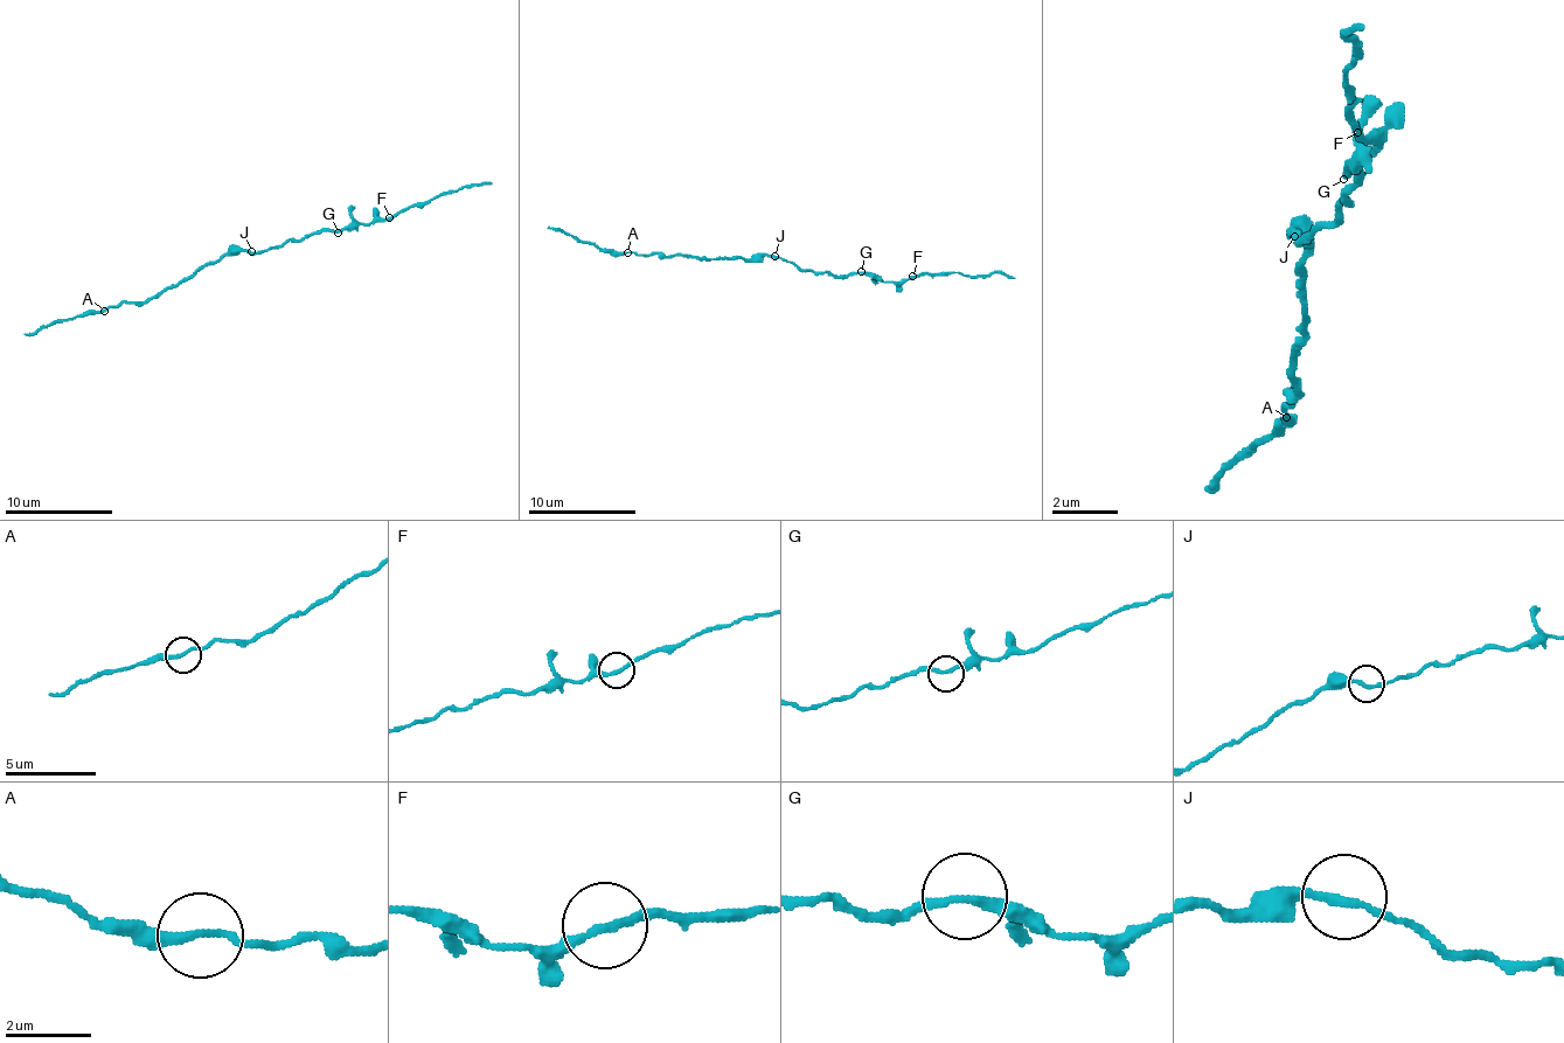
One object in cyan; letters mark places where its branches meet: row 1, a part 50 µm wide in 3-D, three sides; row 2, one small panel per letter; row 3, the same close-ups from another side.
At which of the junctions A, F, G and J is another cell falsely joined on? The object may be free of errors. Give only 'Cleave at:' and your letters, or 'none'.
Cleave at: F

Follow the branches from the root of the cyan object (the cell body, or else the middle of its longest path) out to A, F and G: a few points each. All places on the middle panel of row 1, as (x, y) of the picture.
A: (780, 258), (686, 258), (627, 252)
F: (780, 258), (813, 271), (869, 271), (885, 283), (904, 283), (912, 277)
G: (780, 258), (813, 271), (861, 271)

